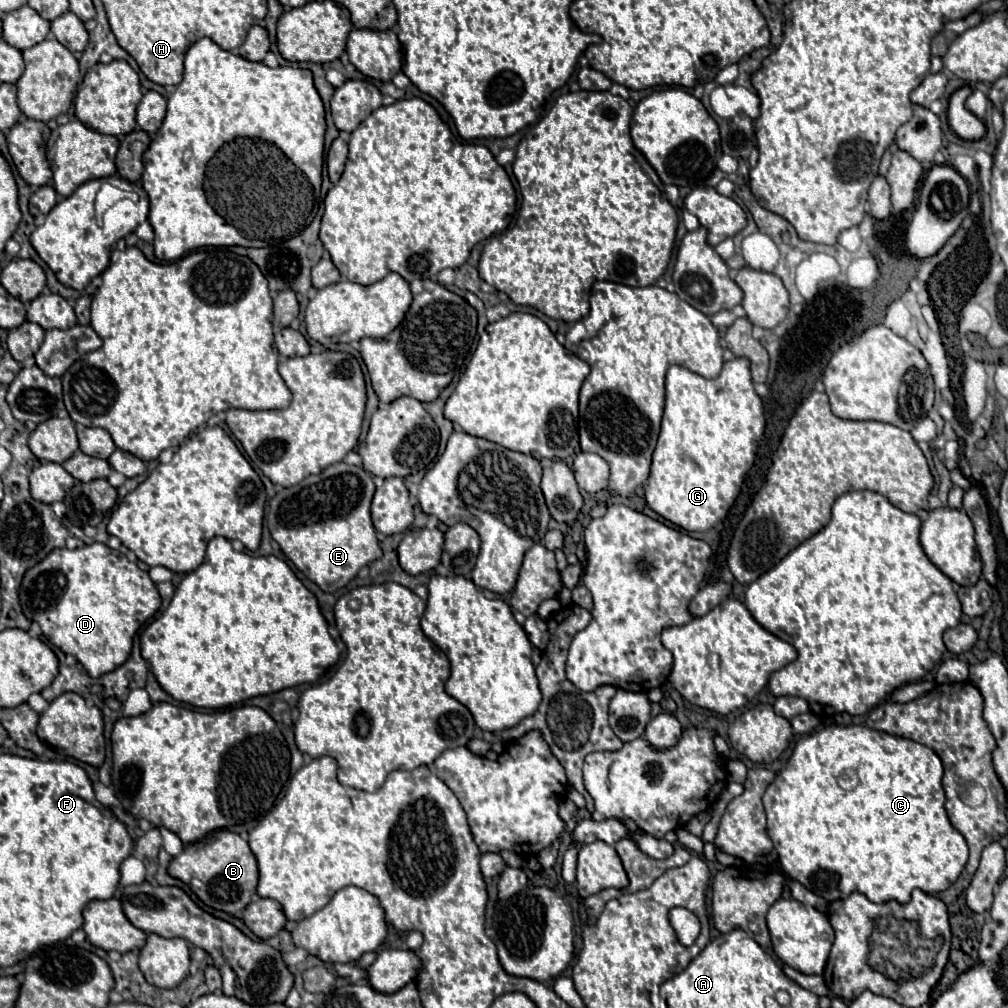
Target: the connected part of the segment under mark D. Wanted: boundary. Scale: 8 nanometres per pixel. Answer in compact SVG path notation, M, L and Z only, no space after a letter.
M86 544L76 550L56 548L40 564L30 568L20 586L20 604L28 620L36 620L42 626L44 636L58 646L64 654L72 654L96 678L104 672L112 672L130 656L132 640L140 626L144 626L160 608L160 594L148 572L130 562L124 554L108 548L106 544Z

